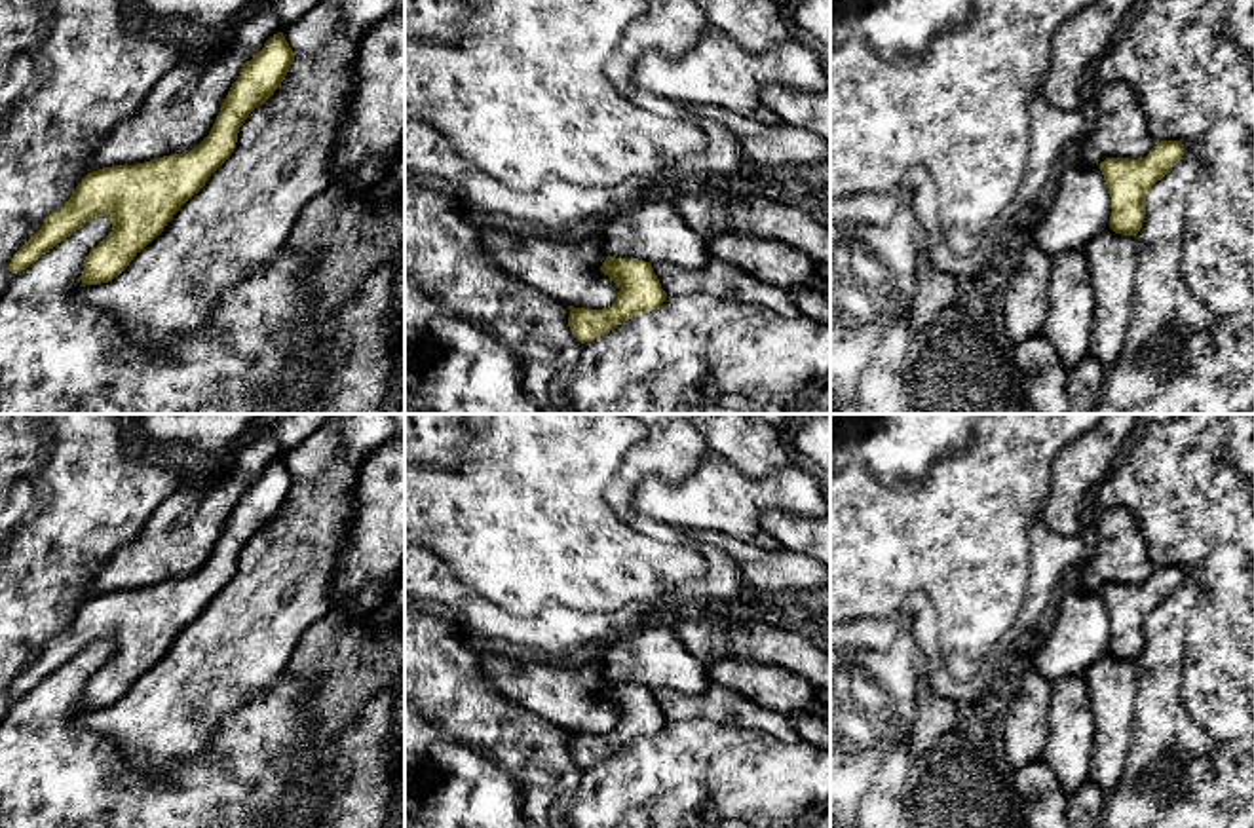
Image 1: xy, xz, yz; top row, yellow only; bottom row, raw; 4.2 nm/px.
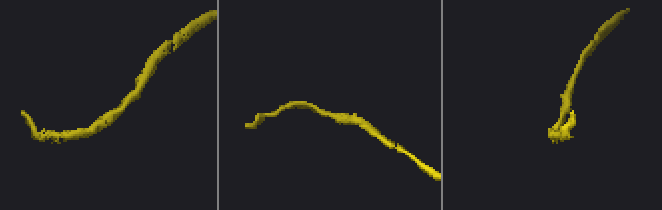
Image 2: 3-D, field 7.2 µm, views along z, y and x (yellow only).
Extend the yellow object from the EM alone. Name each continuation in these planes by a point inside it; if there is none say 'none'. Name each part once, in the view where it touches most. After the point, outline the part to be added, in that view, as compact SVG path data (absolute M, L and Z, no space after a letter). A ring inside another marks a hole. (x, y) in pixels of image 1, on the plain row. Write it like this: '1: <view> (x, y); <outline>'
none

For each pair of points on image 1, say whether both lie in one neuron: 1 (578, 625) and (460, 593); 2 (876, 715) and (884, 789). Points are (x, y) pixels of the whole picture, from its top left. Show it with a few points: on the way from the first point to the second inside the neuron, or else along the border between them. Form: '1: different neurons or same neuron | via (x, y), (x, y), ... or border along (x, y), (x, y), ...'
1: same neuron | via (550, 627), (508, 627), (489, 620)
2: different neurons | border along (901, 743), (886, 758), (859, 802)

